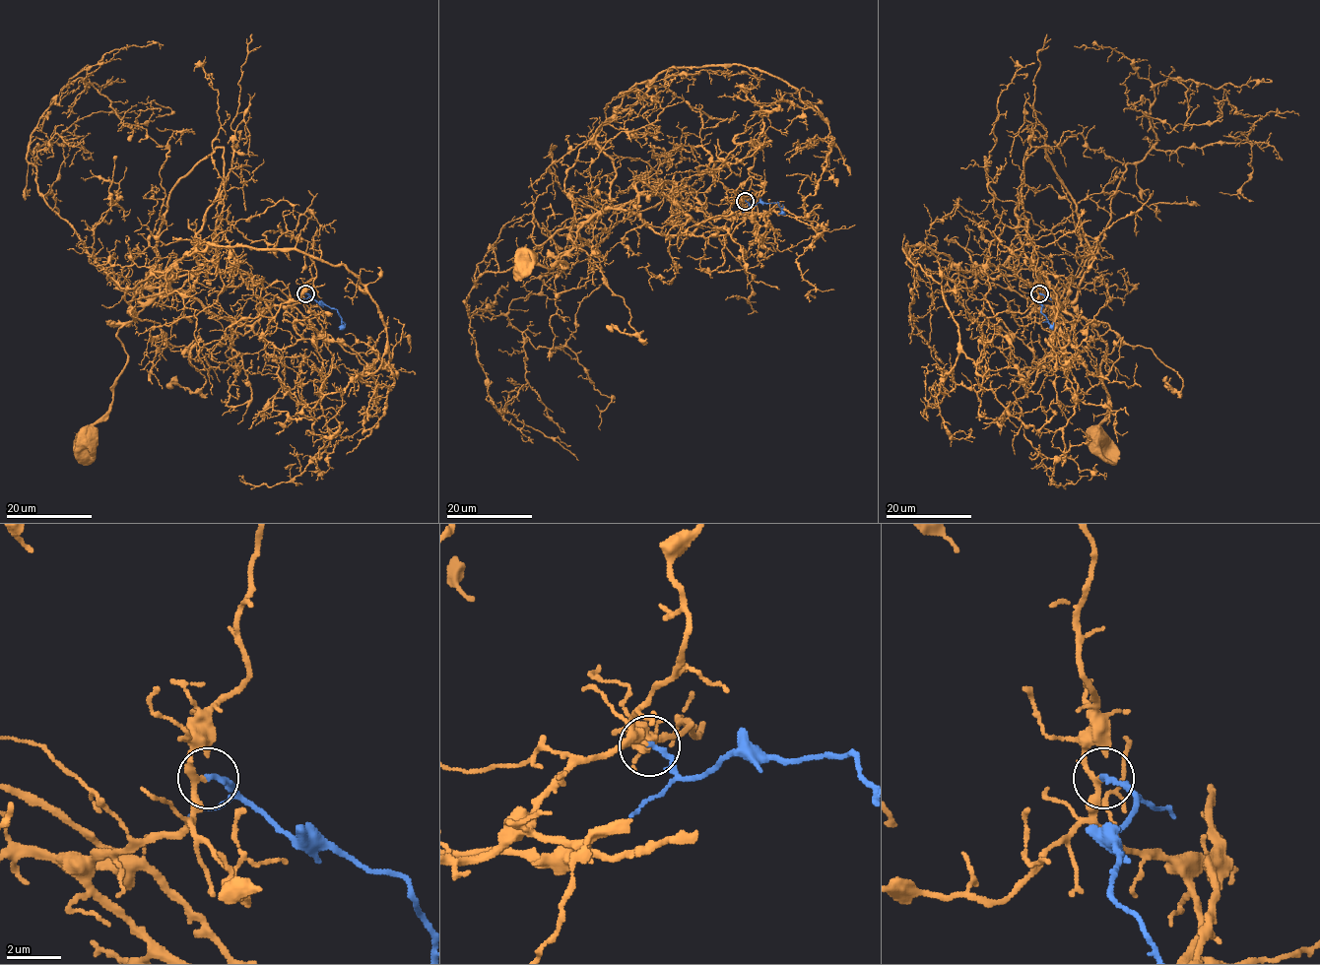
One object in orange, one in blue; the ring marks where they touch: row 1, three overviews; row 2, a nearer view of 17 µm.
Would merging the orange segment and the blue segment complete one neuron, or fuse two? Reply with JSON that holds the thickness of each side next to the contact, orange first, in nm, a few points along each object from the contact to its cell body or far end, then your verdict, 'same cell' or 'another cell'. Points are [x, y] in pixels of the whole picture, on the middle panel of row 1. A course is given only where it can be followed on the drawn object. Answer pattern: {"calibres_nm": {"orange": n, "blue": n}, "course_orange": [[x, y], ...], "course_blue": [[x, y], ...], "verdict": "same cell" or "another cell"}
{"calibres_nm": {"orange": 200, "blue": 200}, "course_orange": [[745, 201], [690, 233], [661, 234], [637, 215], [603, 209], [557, 258], [567, 267], [528, 261]], "course_blue": [[745, 201], [751, 205], [777, 202], [781, 211], [779, 214]], "verdict": "same cell"}

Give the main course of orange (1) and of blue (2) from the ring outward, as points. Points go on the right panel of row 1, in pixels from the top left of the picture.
1: (1040, 293), (1043, 304), (1057, 305), (1072, 325), (1047, 290), (1084, 317), (1106, 347), (1100, 439)
2: (1040, 293), (1044, 297), (1041, 311), (1053, 329)

